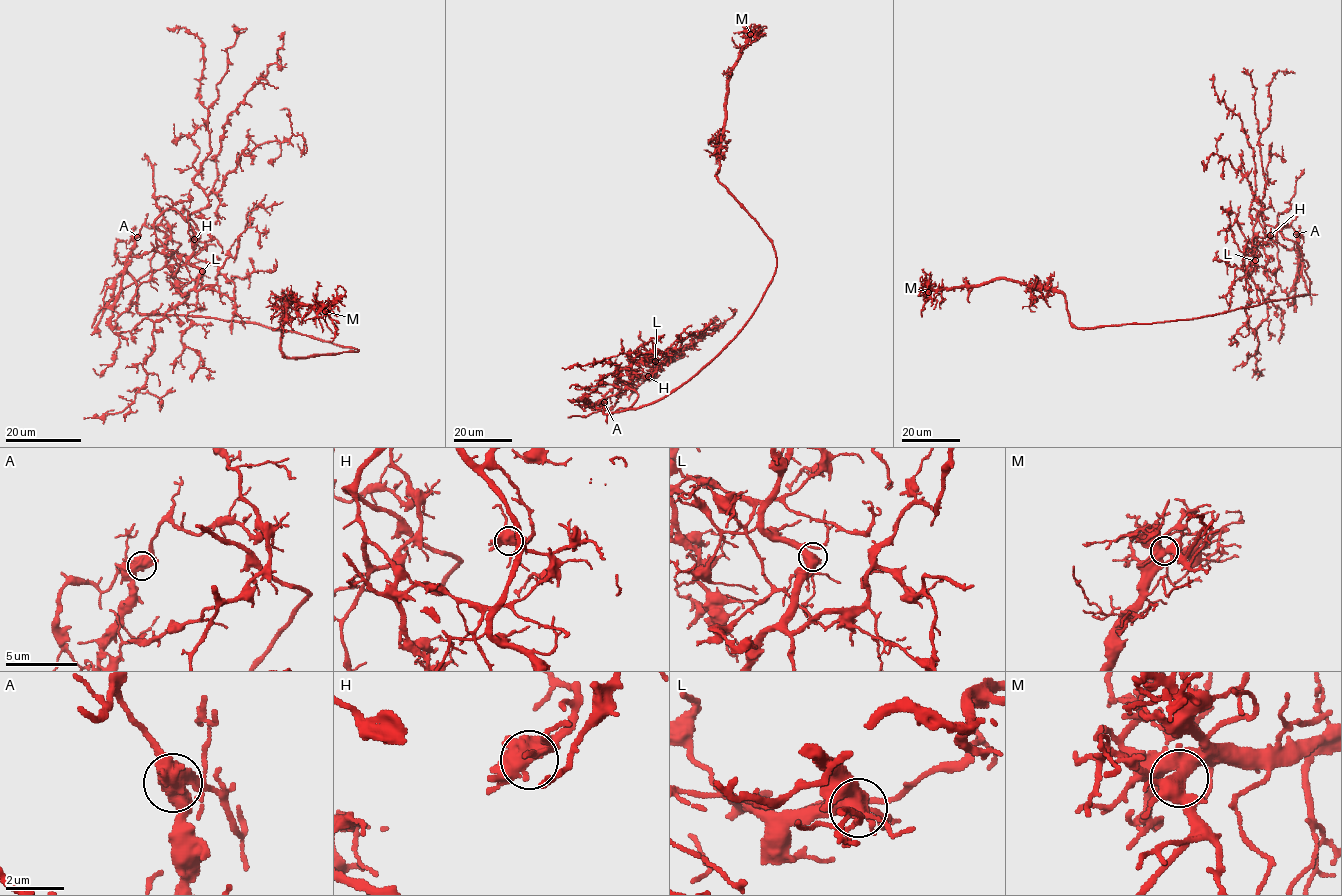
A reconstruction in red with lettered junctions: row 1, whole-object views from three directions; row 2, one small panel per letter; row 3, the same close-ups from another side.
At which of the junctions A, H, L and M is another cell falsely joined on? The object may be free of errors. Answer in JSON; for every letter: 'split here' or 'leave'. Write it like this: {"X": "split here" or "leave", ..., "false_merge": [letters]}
{"A": "split here", "H": "leave", "L": "leave", "M": "leave", "false_merge": ["A"]}

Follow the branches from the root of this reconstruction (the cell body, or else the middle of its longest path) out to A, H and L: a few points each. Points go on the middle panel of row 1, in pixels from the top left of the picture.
A: (701, 370), (660, 399), (637, 408), (604, 414), (604, 408), (595, 406), (604, 402)
H: (701, 370), (637, 408), (604, 414), (595, 406), (626, 367), (655, 362), (648, 376)
L: (701, 370), (660, 399), (637, 408), (604, 414), (604, 408), (595, 406), (620, 381), (622, 369), (655, 361)

